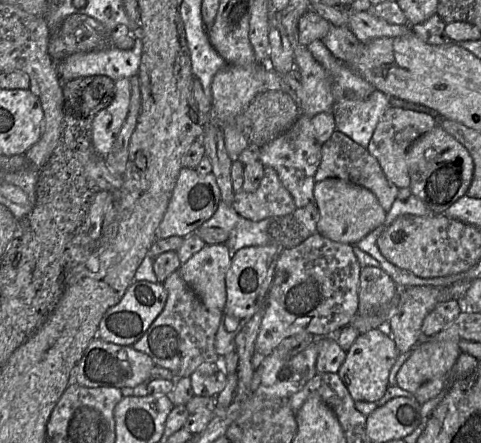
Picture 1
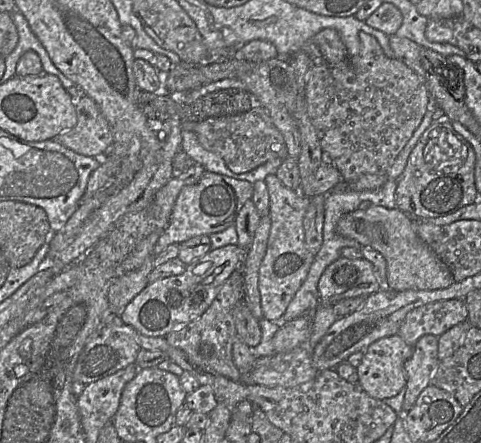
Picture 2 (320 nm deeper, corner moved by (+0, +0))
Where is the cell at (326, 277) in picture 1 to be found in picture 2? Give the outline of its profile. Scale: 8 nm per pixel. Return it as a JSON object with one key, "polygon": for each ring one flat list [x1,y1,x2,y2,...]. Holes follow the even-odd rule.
{"polygon":[[342,256,327,266,317,289,319,305,334,305,347,298,374,294,380,291,380,284,370,261]]}

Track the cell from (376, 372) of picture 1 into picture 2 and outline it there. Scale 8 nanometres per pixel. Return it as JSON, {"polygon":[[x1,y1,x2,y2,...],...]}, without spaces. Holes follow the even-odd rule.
{"polygon":[[392,335,370,344,357,367,358,384,371,397,384,400,405,390,405,363,413,347,400,336]]}

